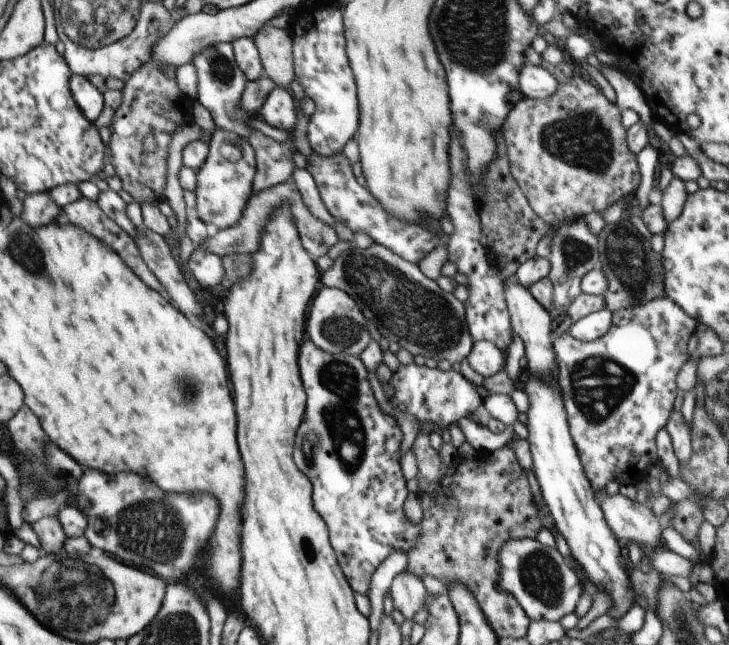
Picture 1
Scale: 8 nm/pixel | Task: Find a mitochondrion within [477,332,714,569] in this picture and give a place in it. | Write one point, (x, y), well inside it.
(599, 386)

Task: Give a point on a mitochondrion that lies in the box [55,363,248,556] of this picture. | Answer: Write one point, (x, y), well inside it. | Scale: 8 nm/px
(188, 389)

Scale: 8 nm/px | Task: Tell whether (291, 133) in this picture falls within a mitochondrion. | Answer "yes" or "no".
no

